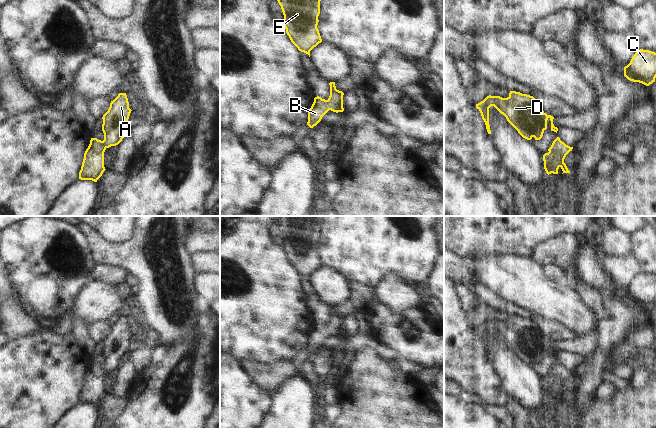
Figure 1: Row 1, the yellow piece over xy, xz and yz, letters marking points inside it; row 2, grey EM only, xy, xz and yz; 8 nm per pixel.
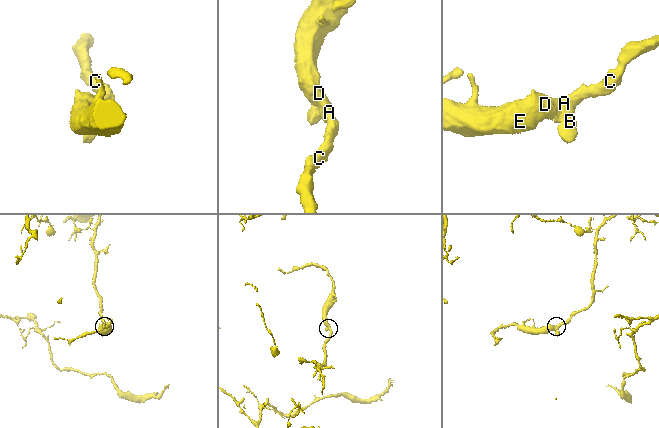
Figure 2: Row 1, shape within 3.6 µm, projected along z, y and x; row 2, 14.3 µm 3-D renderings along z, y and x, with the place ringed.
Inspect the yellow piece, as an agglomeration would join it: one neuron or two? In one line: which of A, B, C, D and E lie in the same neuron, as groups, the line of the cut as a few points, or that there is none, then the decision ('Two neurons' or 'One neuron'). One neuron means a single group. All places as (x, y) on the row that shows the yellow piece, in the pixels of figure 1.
Groups: A B C D E. No split. One neuron

